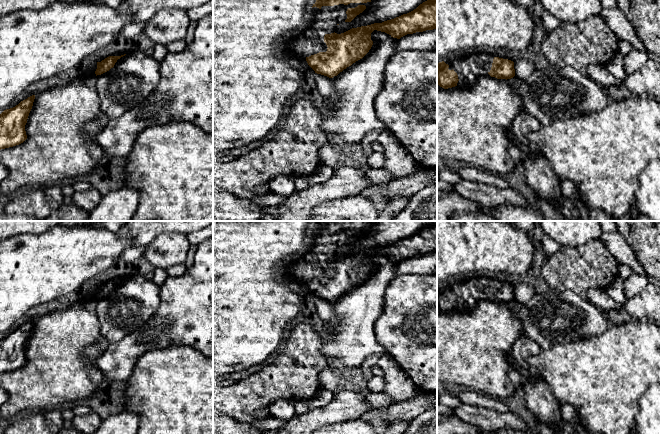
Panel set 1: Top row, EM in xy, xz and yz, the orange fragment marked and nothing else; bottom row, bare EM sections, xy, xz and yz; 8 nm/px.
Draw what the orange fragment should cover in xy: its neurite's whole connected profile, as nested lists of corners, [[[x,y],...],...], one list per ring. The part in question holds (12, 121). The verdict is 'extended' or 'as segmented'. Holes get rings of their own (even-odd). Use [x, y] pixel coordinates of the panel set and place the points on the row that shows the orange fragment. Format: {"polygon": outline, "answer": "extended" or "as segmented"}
{"polygon": [[[32,95],[0,114],[0,150],[19,145],[27,139],[25,125],[34,99],[35,95]]], "answer": "as segmented"}

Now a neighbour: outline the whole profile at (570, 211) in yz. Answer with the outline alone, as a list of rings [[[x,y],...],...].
[[[567,200],[567,202],[563,205],[561,213],[567,221],[580,221],[580,211],[577,205],[571,200]]]

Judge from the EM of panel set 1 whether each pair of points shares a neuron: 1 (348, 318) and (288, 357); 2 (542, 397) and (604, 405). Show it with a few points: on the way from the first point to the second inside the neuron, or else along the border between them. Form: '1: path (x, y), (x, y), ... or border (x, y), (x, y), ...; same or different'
1: border (322, 335), (325, 344), (321, 352), (327, 358); different
2: border (543, 379), (560, 406); different

